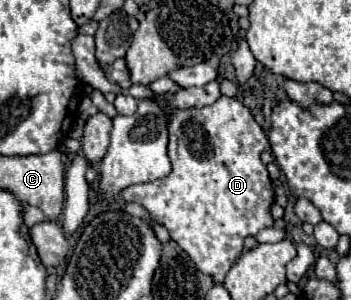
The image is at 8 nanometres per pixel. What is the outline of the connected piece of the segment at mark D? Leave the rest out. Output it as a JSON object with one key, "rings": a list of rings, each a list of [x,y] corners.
{"rings":[[[221,97],[209,107],[177,111],[169,123],[169,159],[173,163],[173,171],[155,183],[131,185],[123,189],[121,195],[125,201],[143,205],[159,225],[167,227],[171,239],[189,253],[197,269],[209,273],[215,283],[223,283],[225,273],[243,251],[243,239],[273,225],[273,217],[269,213],[275,199],[273,183],[267,167],[259,159],[267,145],[269,141],[251,111],[237,99]]]}

